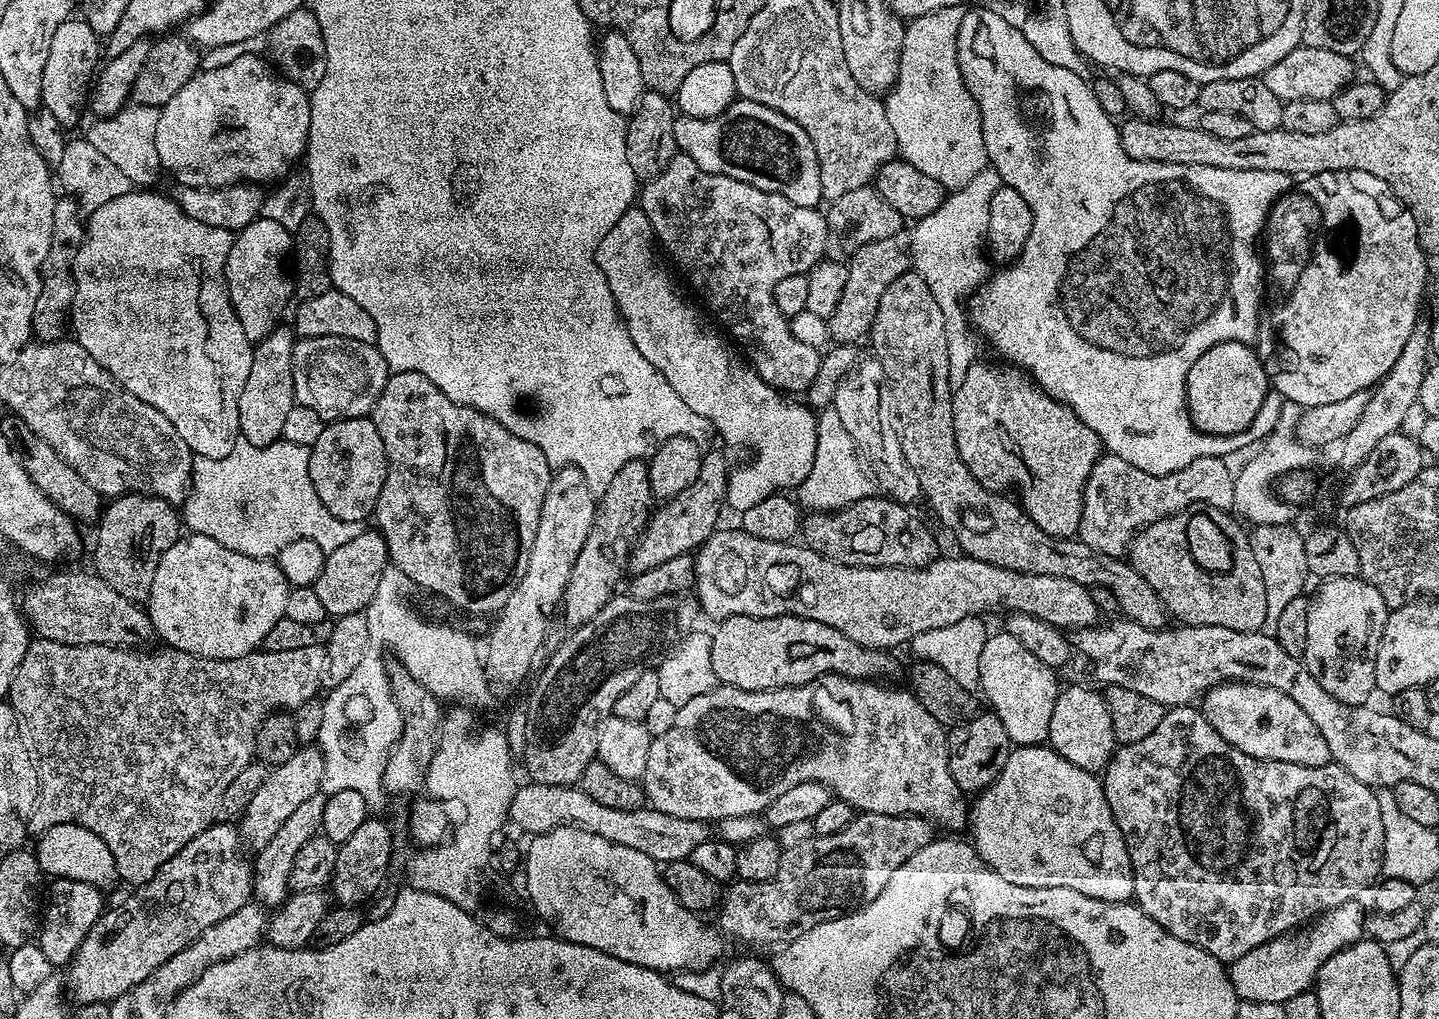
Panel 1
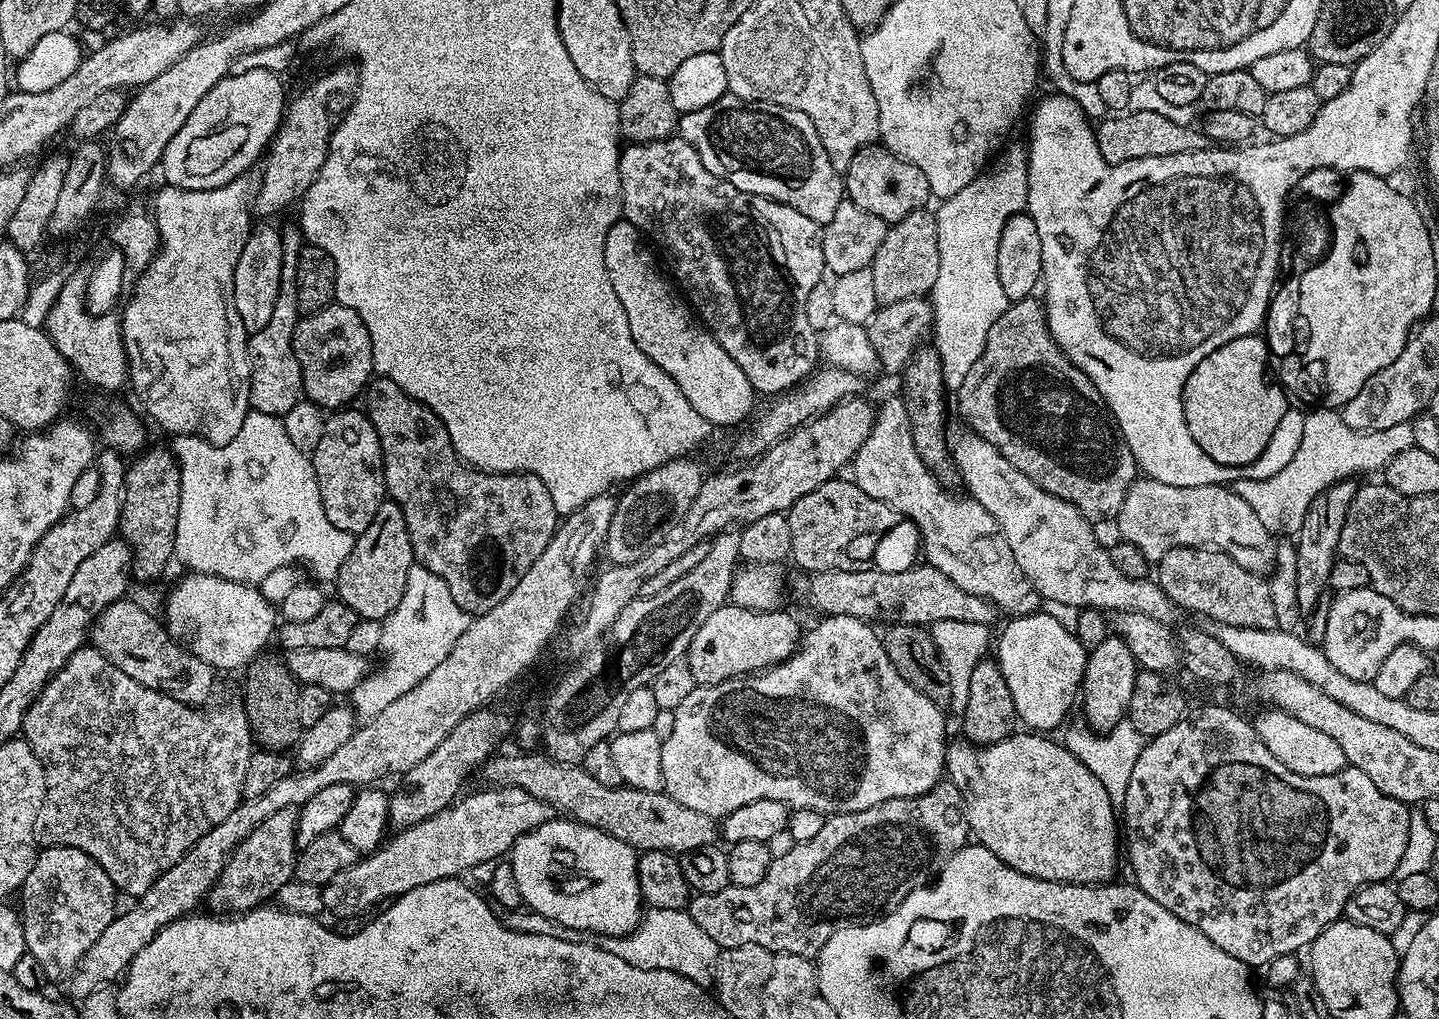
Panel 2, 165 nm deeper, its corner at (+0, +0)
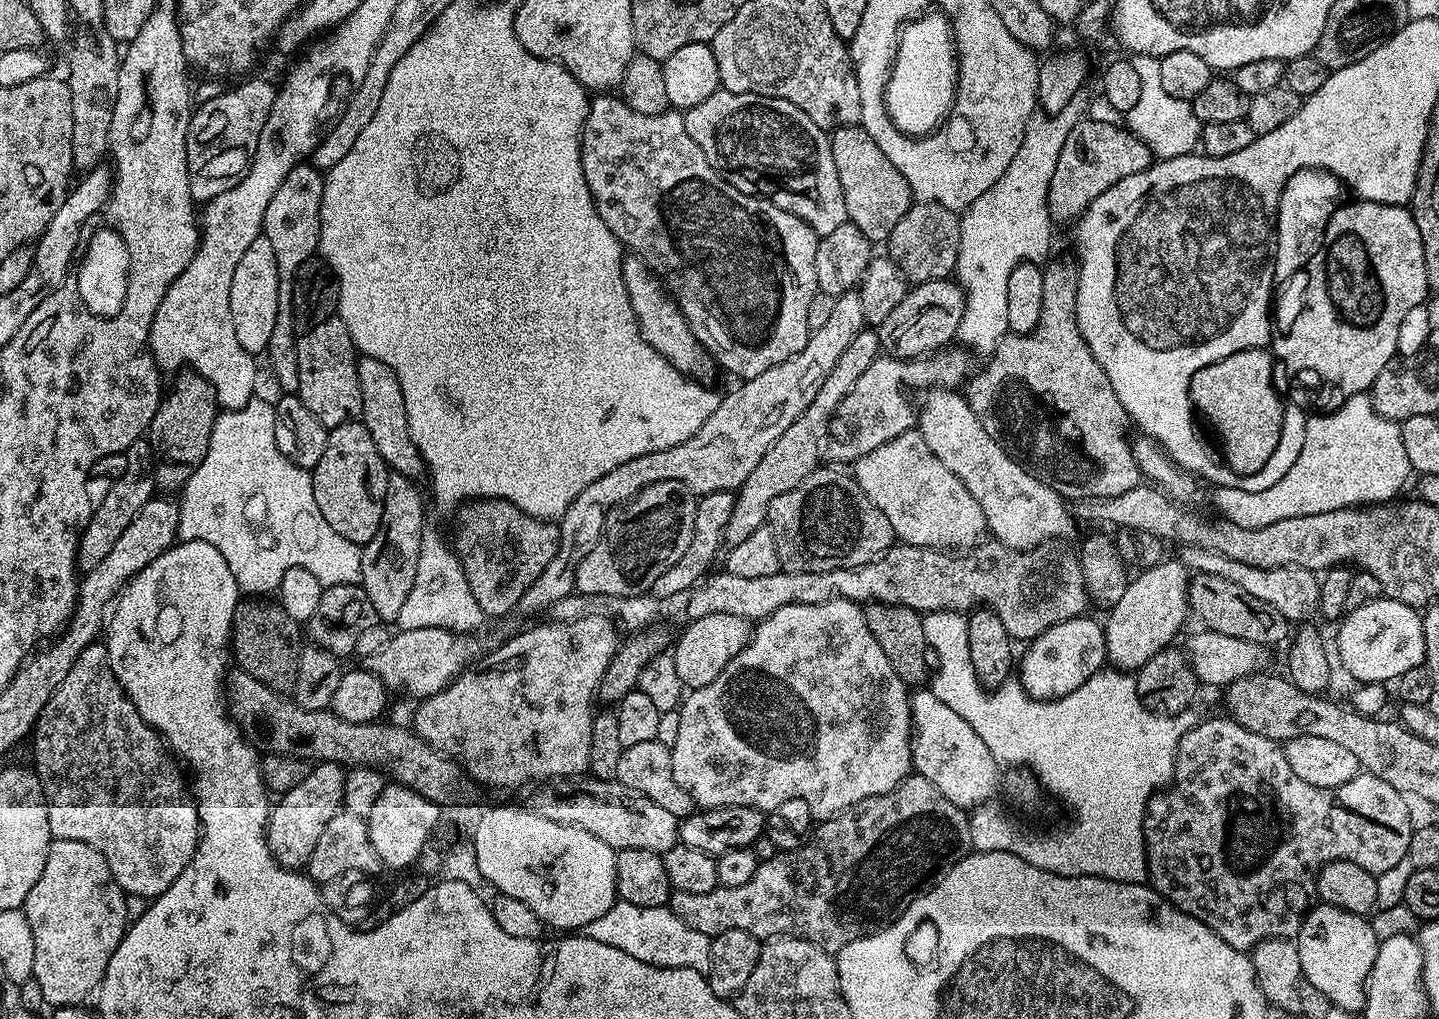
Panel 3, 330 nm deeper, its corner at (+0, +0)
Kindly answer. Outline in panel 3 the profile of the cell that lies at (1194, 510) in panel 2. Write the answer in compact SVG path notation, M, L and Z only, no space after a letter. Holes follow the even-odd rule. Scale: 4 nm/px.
M1189 548L1183 554L1185 555L1182 556L1183 563L1189 569L1206 574L1218 574L1218 578L1226 578L1234 582L1234 586L1242 586L1246 594L1254 594L1254 598L1262 598L1262 602L1274 606L1274 610L1281 612L1290 622L1303 621L1307 617L1304 615L1311 610L1312 604L1316 606L1321 603L1321 581L1317 573L1305 568L1293 564L1281 564L1265 570L1250 566L1246 562L1228 560L1219 552L1207 552L1201 548Z

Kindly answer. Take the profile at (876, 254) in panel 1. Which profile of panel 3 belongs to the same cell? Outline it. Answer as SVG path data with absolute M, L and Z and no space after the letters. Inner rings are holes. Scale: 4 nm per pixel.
M914 202L902 214L902 222L894 226L886 241L887 255L902 270L913 285L949 279L956 271L958 242L960 241L960 216L938 202Z

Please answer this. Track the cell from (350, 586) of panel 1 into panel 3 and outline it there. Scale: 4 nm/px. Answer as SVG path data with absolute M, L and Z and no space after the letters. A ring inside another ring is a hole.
M392 472L389 475L386 482L386 502L384 503L384 509L382 510L382 522L378 526L378 534L374 534L374 538L370 538L370 542L363 545L360 553L360 579L358 581L361 588L366 590L366 598L370 598L371 604L374 605L374 614L377 621L380 622L396 622L399 621L402 610L406 606L406 598L410 598L410 590L416 585L416 575L418 574L418 558L420 557L420 551L424 545L426 539L426 531L424 532L424 500L426 504L426 496L420 493L420 488L416 485L417 481L411 476L403 476L397 472Z

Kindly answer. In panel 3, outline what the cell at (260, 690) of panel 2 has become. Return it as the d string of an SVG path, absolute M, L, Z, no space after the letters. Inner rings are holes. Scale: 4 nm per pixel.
M244 598L237 604L236 613L232 619L230 648L234 653L235 663L236 660L240 663L237 664L239 671L258 678L258 682L270 686L270 690L288 694L295 689L296 679L298 678L298 662L300 661L300 649L302 647L302 641L300 641L302 624L301 621L290 618L290 614L286 614L286 610L281 608L279 603L266 604L260 600L263 599Z

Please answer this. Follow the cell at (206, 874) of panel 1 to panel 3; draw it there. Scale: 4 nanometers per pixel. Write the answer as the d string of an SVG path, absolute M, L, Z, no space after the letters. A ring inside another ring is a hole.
M320 762L309 771L306 778L302 778L302 782L298 782L298 786L294 786L294 790L279 797L280 805L271 809L266 831L272 856L283 868L307 869L310 854L314 854L314 846L322 830L326 830L330 818L342 811L345 775L345 769L341 765Z

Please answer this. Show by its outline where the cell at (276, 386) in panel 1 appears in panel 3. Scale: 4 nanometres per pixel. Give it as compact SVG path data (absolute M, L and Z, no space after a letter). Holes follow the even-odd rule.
M301 162L288 171L286 178L282 178L282 186L278 186L274 198L270 198L270 206L266 206L262 234L270 238L274 258L278 258L278 322L274 322L274 330L270 333L266 359L280 383L279 391L284 394L298 393L298 333L292 321L292 291L296 271L305 260L313 259L320 247L320 207L323 193L324 176L321 169L311 163Z

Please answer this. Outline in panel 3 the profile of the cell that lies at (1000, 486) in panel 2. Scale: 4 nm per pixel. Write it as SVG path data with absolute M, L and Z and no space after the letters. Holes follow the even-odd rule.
M934 388L927 392L930 393L927 394L924 408L922 404L922 411L918 416L918 431L922 434L926 446L930 446L930 450L934 450L937 458L952 473L958 474L962 486L966 486L966 490L974 494L974 502L982 506L982 514L988 523L987 531L992 532L991 535L996 540L1012 548L1013 551L1027 552L1031 548L1038 548L1049 542L1060 542L1056 540L1071 534L1074 516L1065 497L1045 484L1039 476L1033 476L1026 471L1014 457L1008 456L1006 450L1002 450L1002 446L998 446L998 442L994 442L994 438L986 434L986 426L978 422L974 410L970 410L967 399L959 391Z

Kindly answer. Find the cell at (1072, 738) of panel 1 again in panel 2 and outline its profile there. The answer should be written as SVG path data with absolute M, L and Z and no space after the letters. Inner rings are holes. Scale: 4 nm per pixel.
M1108 634L1098 647L1087 653L1084 665L1084 683L1082 685L1082 700L1084 696L1084 716L1087 727L1097 734L1107 734L1113 726L1125 719L1126 709L1130 702L1130 694L1134 694L1134 682L1138 665L1130 654L1126 642L1115 634Z

